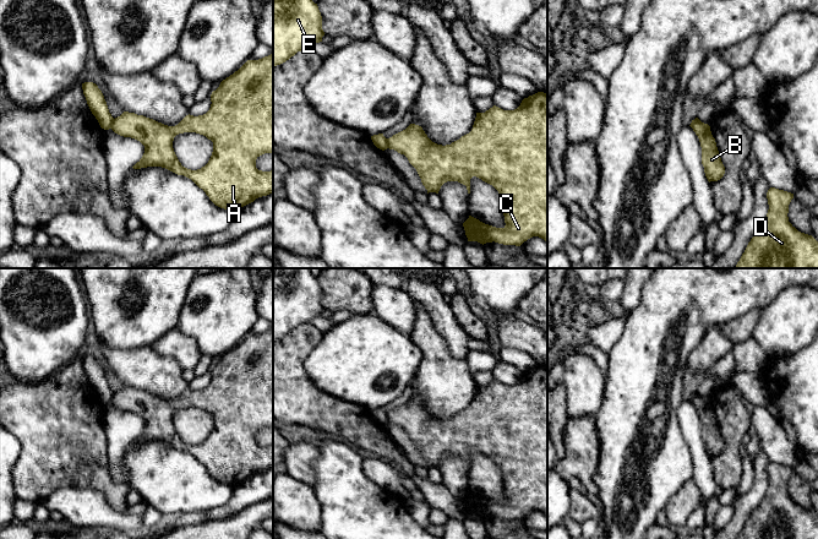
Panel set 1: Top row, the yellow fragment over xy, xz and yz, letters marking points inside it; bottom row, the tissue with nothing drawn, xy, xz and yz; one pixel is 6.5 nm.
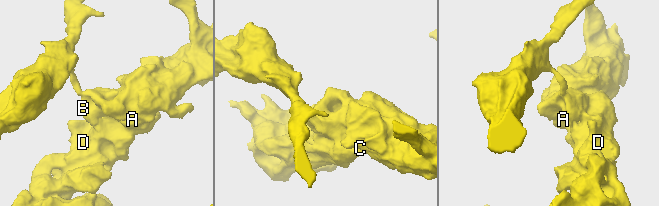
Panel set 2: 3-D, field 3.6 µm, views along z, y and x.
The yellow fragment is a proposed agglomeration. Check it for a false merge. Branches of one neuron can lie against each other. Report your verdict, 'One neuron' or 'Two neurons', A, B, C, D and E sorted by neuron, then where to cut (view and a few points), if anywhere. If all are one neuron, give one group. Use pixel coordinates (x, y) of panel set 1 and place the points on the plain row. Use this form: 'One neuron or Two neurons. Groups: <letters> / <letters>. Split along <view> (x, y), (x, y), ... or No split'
Two neurons. Groups: A B C D / E. Split along xy (114, 393), (109, 402)

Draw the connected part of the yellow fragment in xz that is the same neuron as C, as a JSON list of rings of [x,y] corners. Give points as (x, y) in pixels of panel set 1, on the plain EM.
[[[538,366],[524,372],[514,385],[493,380],[485,387],[476,387],[471,405],[451,419],[432,416],[421,401],[410,398],[387,413],[387,423],[408,432],[427,468],[438,468],[447,456],[465,459],[470,468],[473,451],[498,466],[506,500],[496,502],[469,490],[463,497],[468,516],[520,521],[528,513],[539,511],[547,517],[547,368]]]

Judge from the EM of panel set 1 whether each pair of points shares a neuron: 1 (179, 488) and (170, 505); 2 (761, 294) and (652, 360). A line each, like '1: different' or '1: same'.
1: same
2: same

